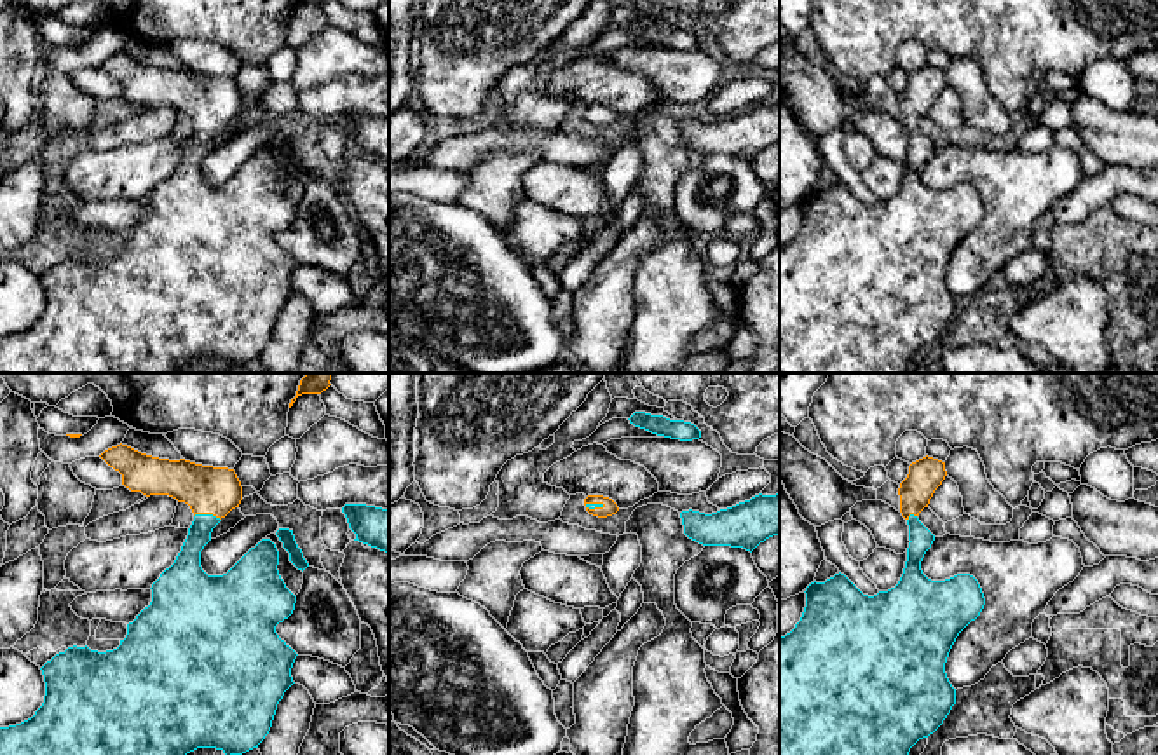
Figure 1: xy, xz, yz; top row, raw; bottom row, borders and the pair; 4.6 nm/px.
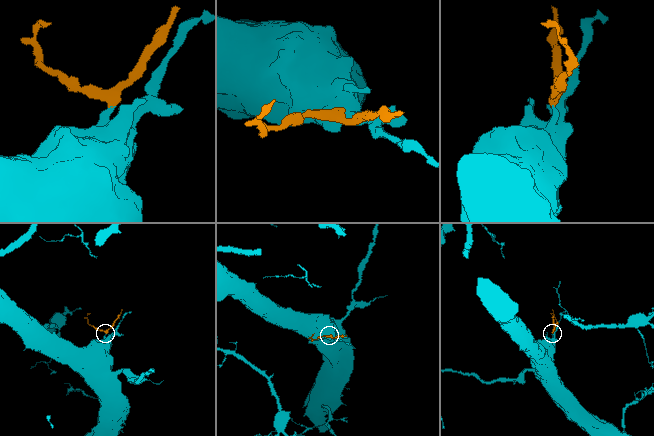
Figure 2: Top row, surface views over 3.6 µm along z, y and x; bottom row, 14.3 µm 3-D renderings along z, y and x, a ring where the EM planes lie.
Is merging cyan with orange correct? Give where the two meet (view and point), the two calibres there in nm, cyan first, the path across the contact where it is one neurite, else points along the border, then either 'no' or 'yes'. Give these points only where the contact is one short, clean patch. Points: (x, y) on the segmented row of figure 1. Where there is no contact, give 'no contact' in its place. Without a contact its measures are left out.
meets cyan in xy at (208, 515); 120 nm thick on the cyan side, 220 nm on the other; runs through xy (187, 564), (190, 548), (208, 515), (208, 490); yes

